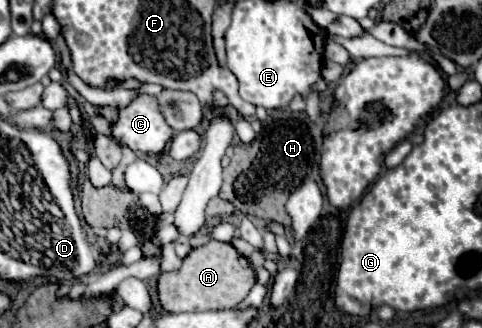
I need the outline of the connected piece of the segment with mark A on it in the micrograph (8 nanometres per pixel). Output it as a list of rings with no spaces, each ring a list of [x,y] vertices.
[[[207,242],[205,246],[193,248],[191,254],[183,260],[183,266],[177,272],[163,272],[159,278],[159,302],[167,312],[197,312],[197,310],[223,310],[223,308],[235,308],[241,304],[249,290],[255,286],[255,270],[251,262],[235,250],[233,244],[229,242]]]

